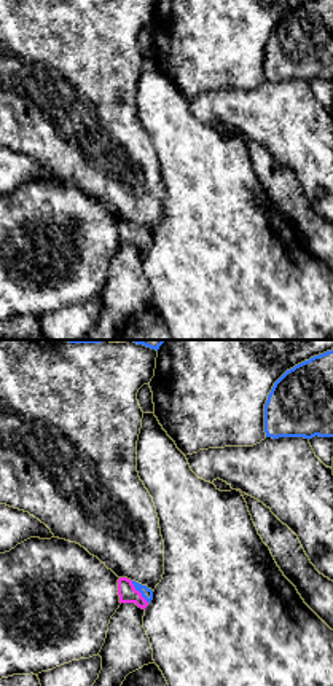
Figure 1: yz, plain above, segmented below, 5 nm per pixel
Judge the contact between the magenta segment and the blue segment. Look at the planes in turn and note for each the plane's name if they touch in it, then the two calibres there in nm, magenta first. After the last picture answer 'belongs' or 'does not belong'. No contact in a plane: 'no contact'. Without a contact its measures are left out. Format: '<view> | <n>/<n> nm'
yz | 90/60 nm

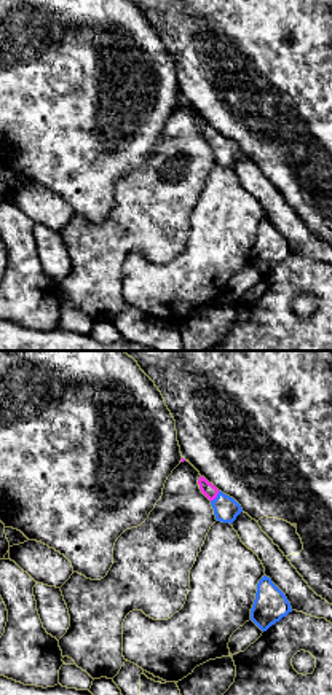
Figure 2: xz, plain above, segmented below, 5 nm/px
xz | 70/130 nm

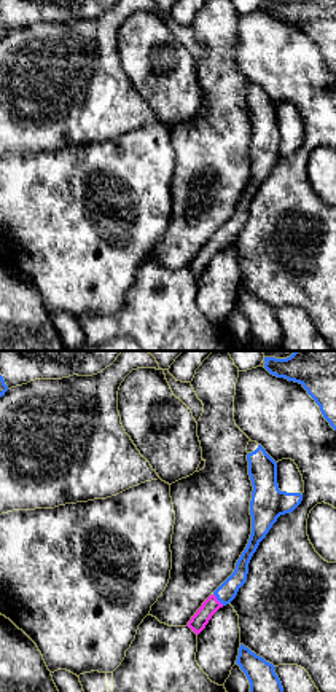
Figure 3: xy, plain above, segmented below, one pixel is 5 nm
xy | 90/100 nm

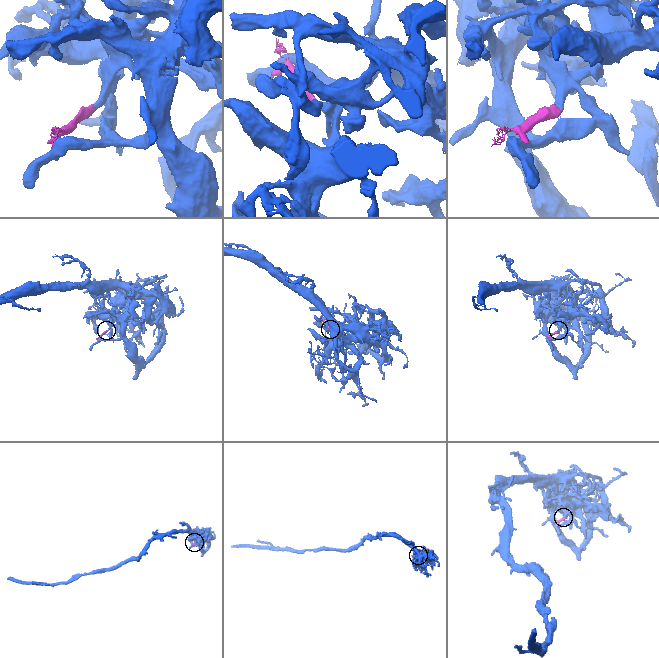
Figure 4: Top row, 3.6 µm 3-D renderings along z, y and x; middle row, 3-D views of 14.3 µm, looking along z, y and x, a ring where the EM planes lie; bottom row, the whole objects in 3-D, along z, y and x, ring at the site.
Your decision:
belongs

